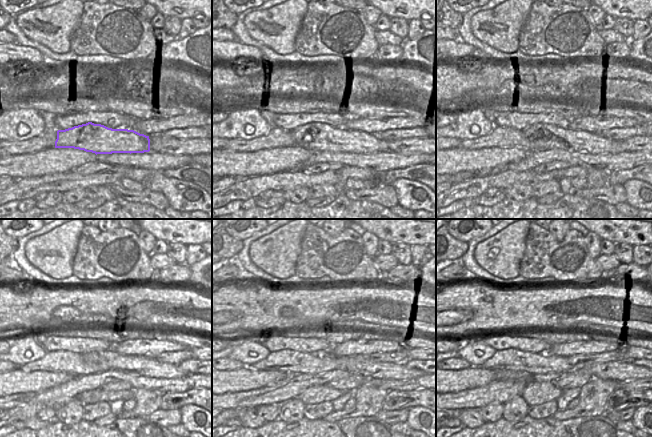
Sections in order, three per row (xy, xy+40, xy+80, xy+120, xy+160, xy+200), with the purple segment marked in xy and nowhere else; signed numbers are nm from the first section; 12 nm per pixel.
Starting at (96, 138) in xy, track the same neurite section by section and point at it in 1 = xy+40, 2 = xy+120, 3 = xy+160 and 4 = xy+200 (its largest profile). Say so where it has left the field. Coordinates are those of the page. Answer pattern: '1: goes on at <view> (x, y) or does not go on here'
1: goes on at xy+40 (315, 137)
2: goes on at xy+120 (101, 360)
3: goes on at xy+160 (354, 364)
4: goes on at xy+200 (621, 371)

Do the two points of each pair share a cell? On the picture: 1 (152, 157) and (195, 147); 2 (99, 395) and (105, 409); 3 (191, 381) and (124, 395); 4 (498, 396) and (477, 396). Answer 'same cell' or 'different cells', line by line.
1: different cells
2: different cells
3: different cells
4: same cell

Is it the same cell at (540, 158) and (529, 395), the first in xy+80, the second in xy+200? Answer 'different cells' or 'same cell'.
different cells

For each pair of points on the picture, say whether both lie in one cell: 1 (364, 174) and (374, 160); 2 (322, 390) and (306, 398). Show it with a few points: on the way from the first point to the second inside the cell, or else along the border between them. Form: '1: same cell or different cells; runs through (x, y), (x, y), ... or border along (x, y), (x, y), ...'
1: different cells; border along (346, 165), (367, 167), (381, 175)
2: same cell; runs through (318, 393), (310, 396)

